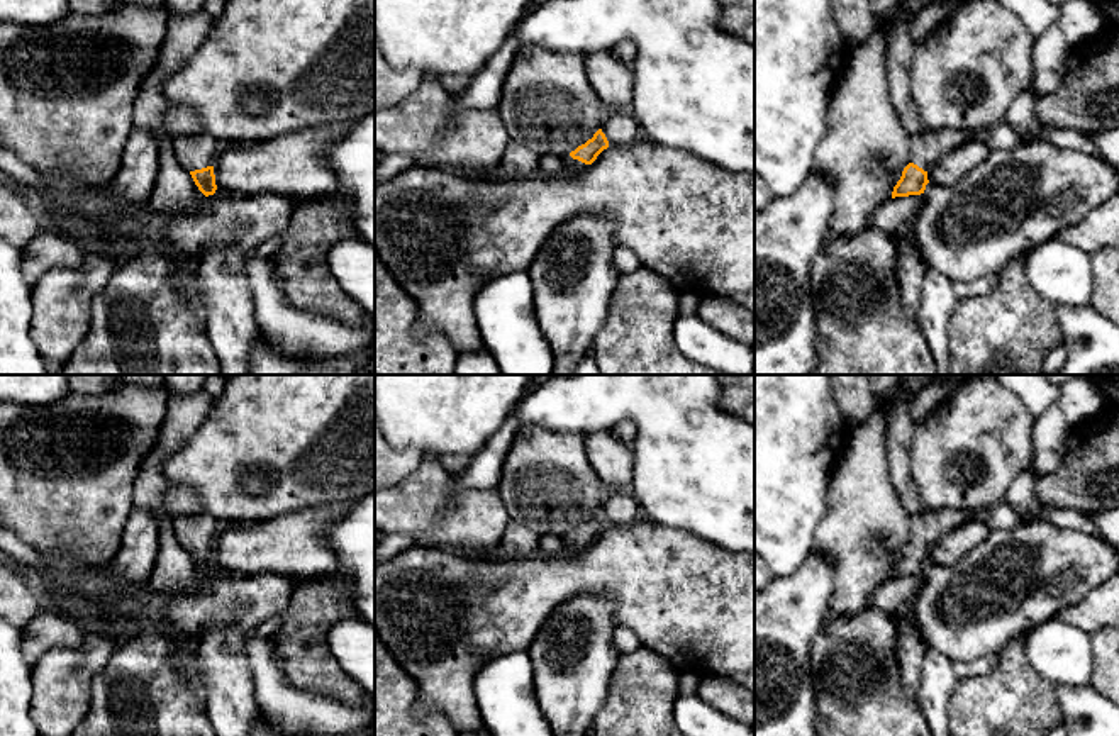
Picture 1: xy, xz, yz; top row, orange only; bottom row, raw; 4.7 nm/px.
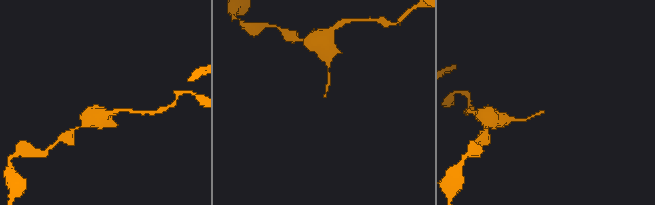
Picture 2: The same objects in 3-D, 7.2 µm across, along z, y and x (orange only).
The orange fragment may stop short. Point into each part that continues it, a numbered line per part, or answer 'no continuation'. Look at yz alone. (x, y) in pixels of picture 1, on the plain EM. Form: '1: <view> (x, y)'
1: yz (926, 528)

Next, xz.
1: xz (570, 546)

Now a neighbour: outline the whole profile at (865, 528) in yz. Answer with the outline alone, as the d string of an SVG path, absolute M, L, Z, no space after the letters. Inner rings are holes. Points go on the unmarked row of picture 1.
M875 402L868 419L848 429L829 480L827 509L817 526L814 551L824 555L836 568L829 612L838 617L871 607L873 590L892 580L894 566L910 543L910 514L888 473L887 427L887 405Z

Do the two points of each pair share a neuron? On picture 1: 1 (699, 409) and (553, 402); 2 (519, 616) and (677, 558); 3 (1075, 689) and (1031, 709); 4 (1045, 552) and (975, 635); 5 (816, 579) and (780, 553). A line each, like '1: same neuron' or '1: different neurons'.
1: same neuron
2: same neuron
3: different neurons
4: same neuron
5: different neurons

